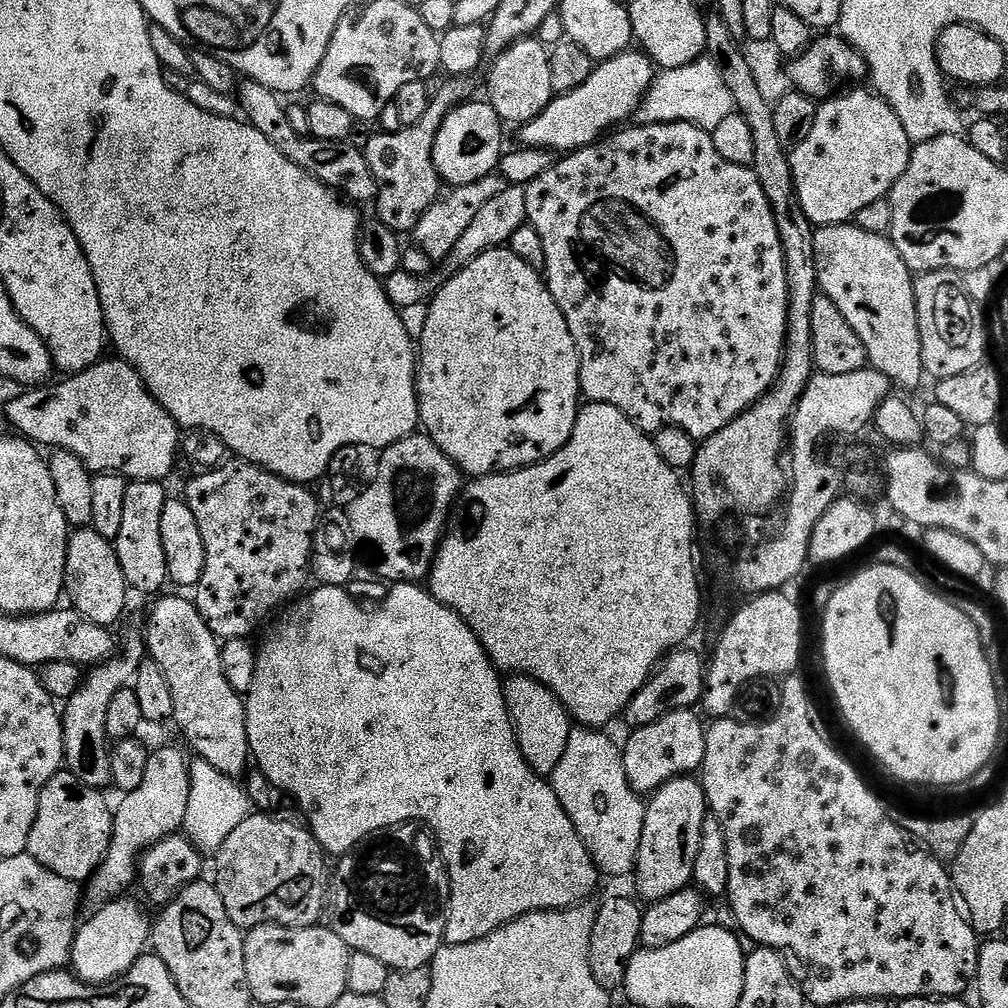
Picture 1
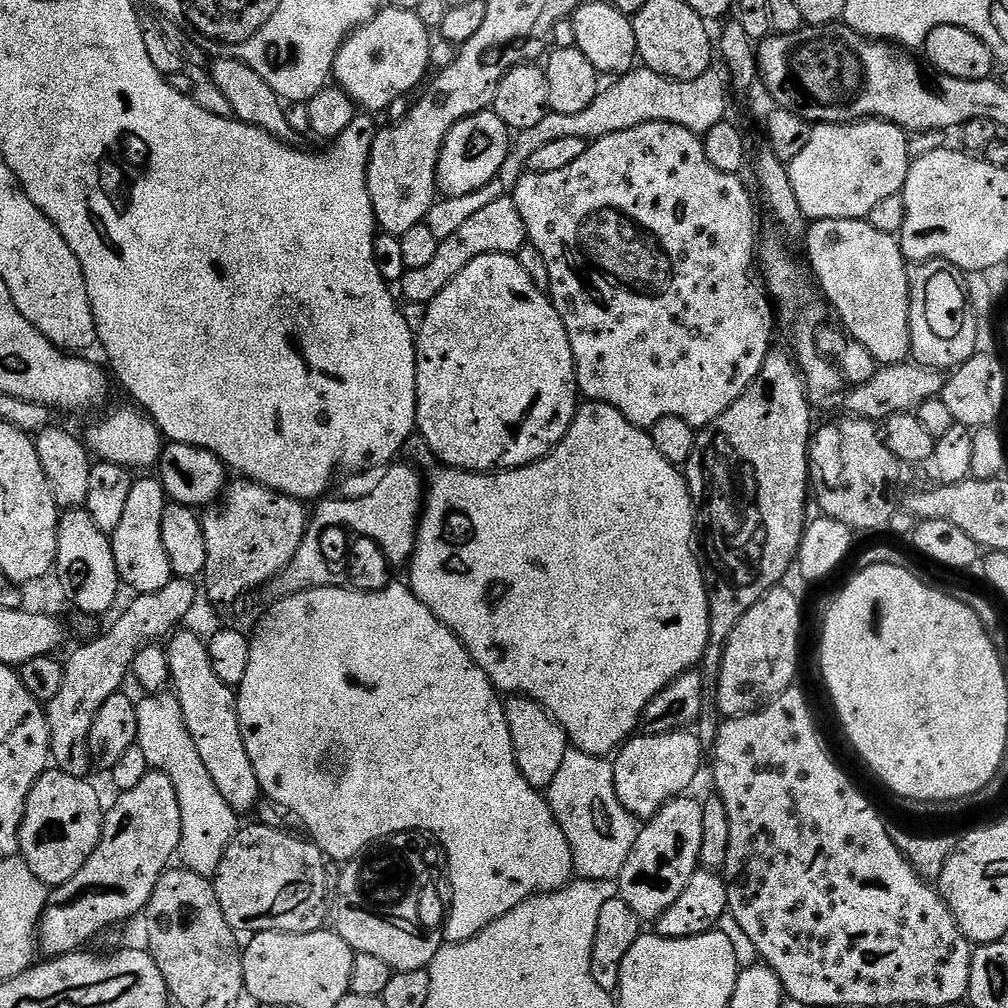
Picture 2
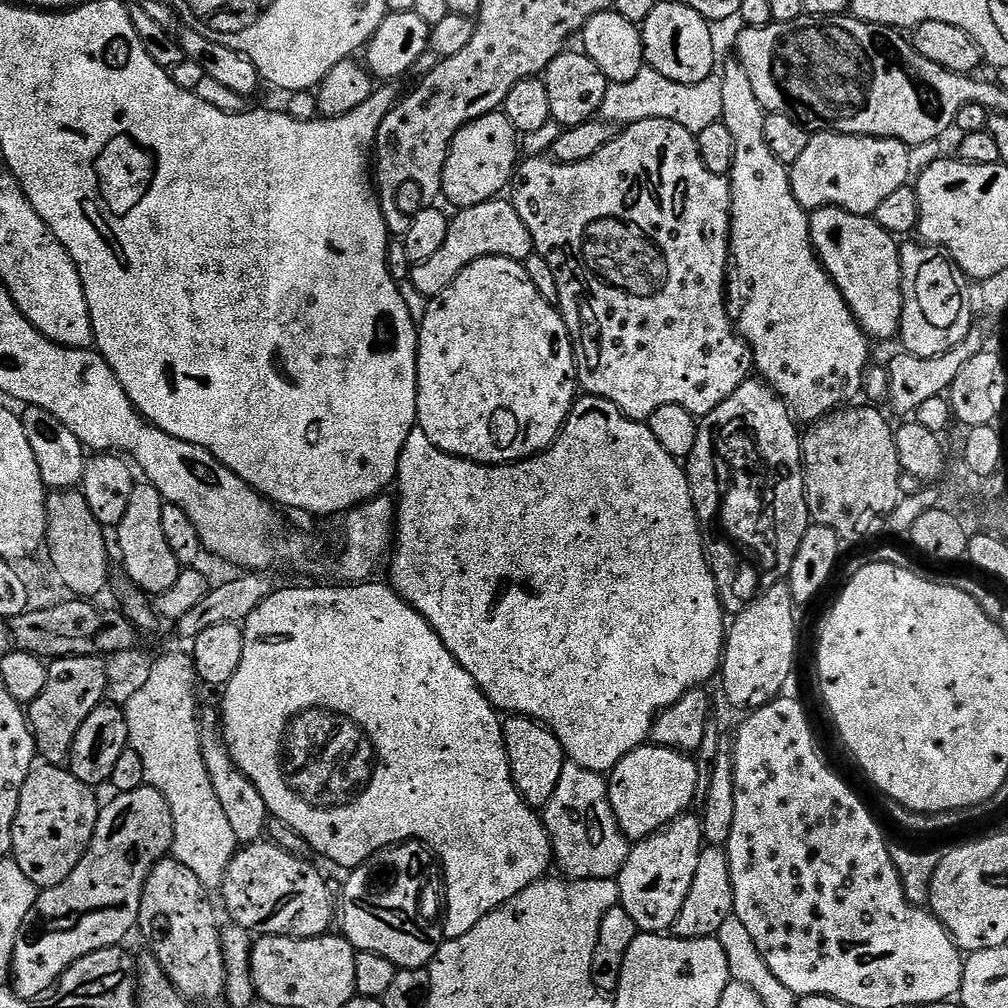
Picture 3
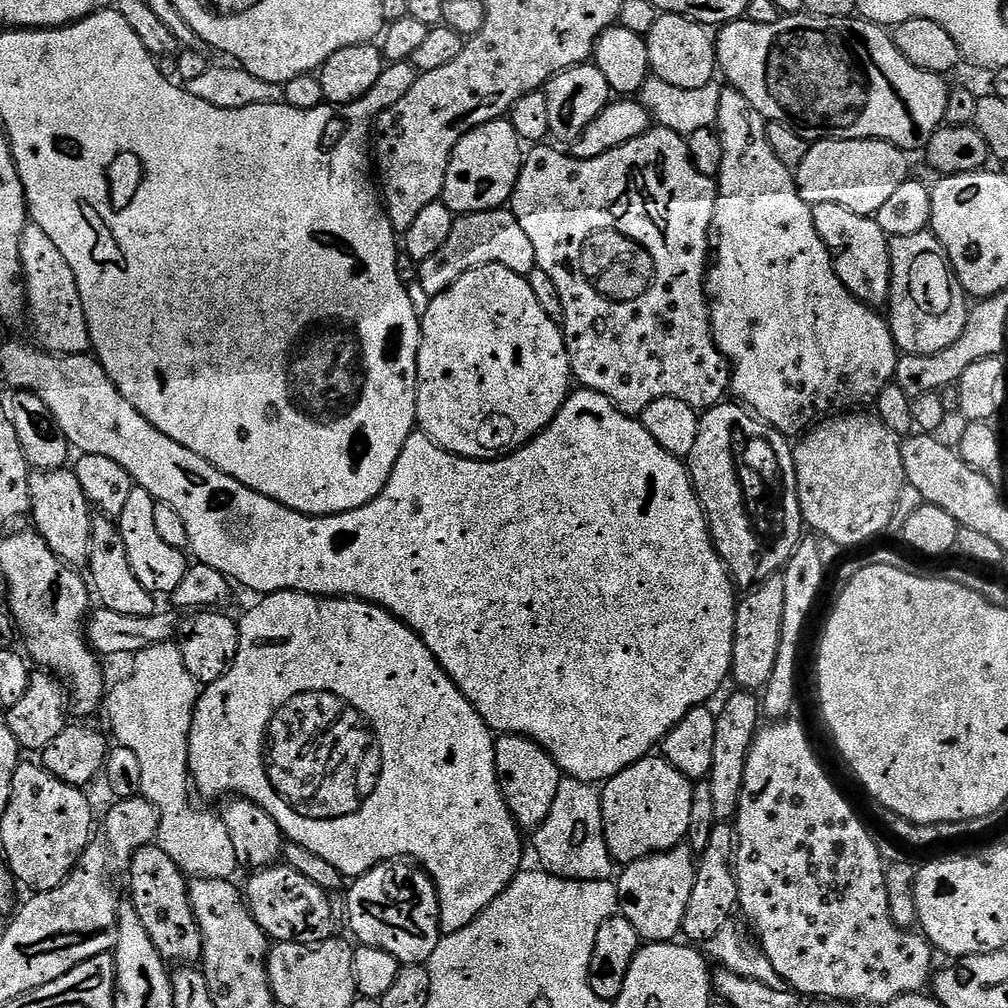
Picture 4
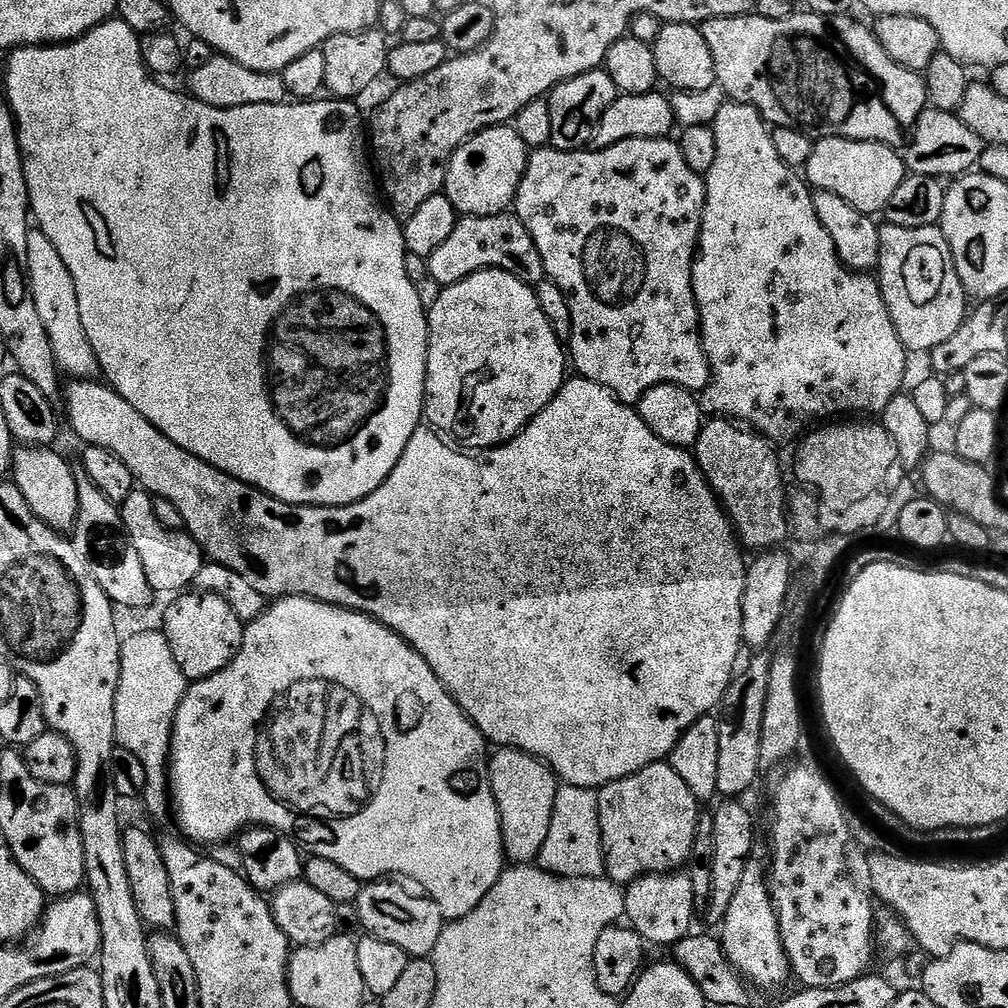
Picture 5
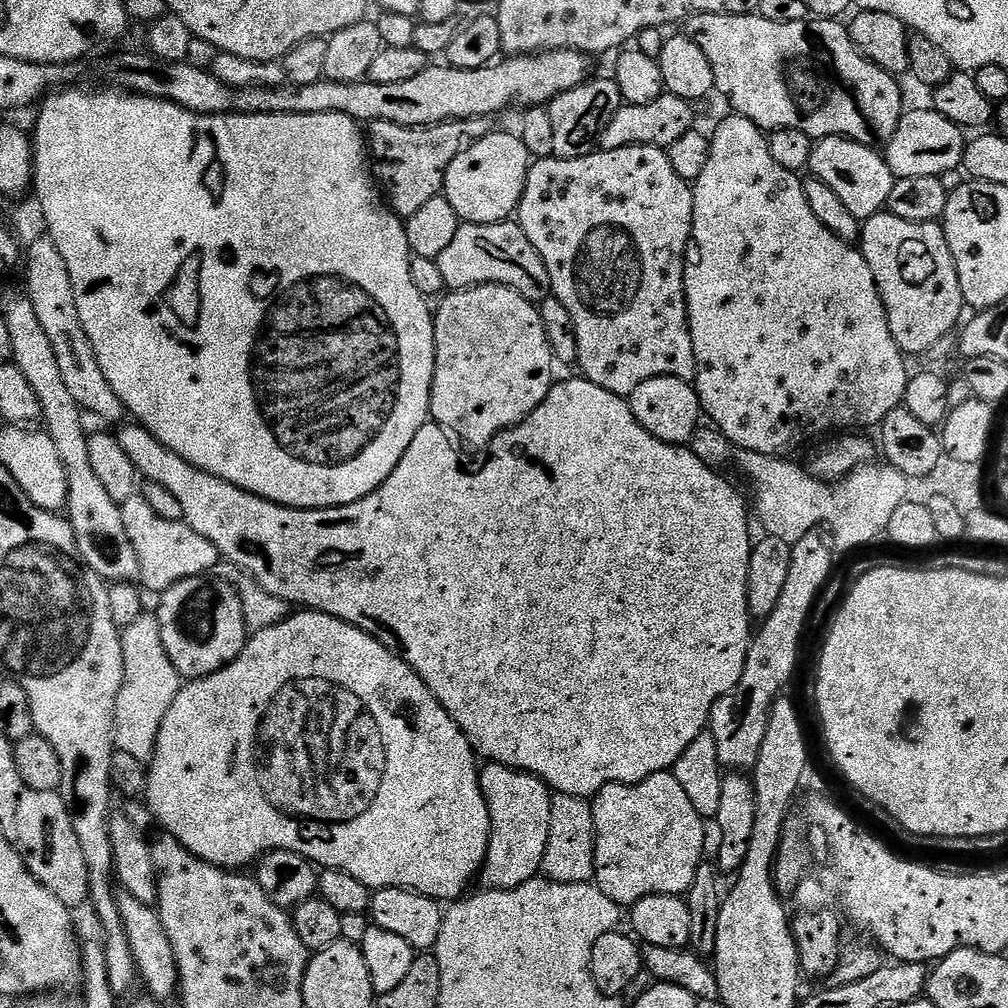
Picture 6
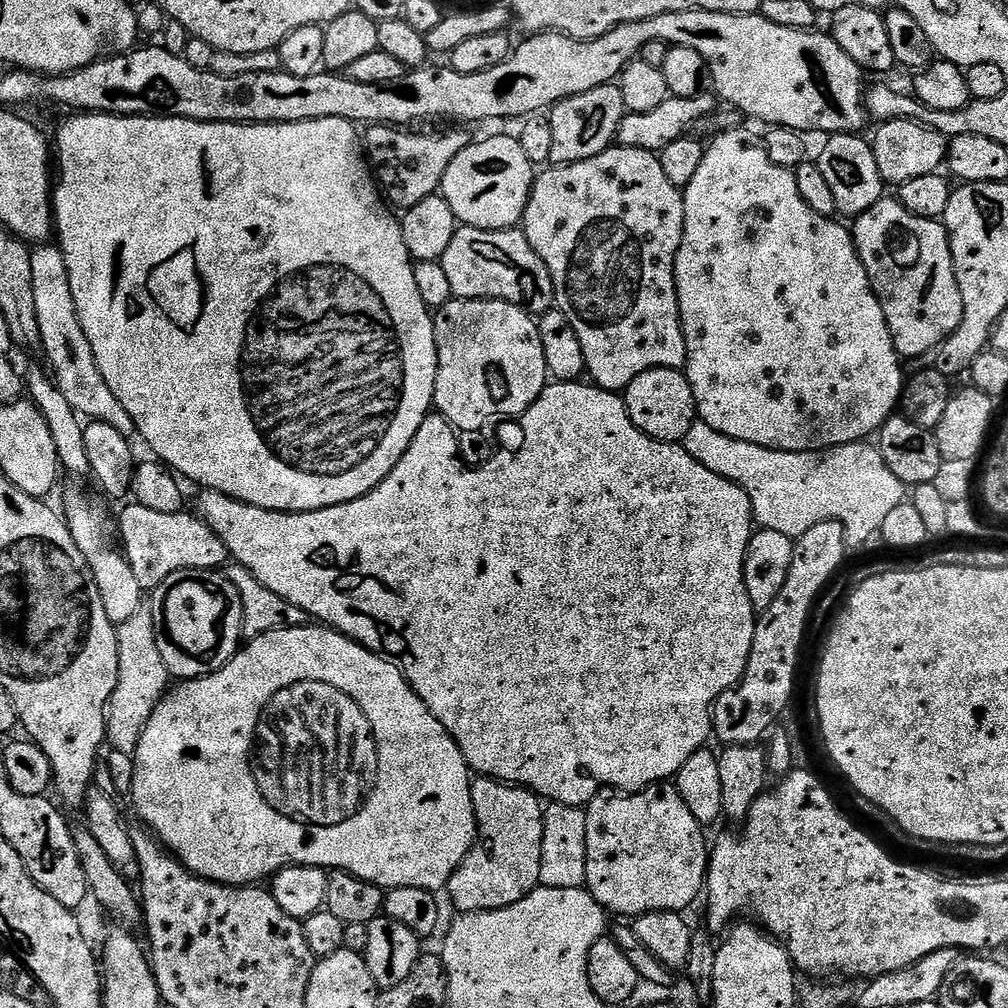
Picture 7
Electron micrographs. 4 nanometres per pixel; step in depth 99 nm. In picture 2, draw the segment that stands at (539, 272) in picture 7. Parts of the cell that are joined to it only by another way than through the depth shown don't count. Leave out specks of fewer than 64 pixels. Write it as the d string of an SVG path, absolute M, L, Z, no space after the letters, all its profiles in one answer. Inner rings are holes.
M507 195L500 196L492 200L490 206L482 206L482 210L478 210L478 214L474 214L474 218L467 220L459 230L454 230L450 238L442 240L438 246L438 254L434 254L434 258L430 258L426 266L407 269L398 282L398 292L399 288L401 292L399 295L404 295L412 304L426 306L431 300L438 298L438 294L442 294L442 290L446 290L452 279L462 274L462 270L470 266L474 258L495 252L519 253L520 247L527 240L528 231L524 229L522 214L518 214L515 199Z

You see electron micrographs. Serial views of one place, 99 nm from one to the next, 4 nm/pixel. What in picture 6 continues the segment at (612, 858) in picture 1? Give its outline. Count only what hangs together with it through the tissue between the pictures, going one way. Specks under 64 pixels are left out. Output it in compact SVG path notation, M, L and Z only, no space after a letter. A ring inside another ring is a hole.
M555 793L550 806L550 838L546 842L543 875L563 884L591 884L596 879L594 870L594 814L585 797Z

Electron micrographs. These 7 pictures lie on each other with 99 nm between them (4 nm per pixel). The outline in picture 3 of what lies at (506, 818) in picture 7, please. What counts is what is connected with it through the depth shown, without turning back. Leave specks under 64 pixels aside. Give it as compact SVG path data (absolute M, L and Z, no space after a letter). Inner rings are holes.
M509 715L503 721L503 726L504 745L508 747L508 765L512 780L530 807L543 810L554 794L554 786L558 786L558 778L562 778L562 770L566 763L564 747L548 729L547 724L532 720L528 716Z

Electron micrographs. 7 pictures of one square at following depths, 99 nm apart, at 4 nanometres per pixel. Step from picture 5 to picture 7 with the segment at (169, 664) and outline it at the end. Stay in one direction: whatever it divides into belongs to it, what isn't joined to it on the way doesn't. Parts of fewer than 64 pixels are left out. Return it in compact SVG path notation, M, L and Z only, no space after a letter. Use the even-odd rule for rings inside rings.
M140 611L134 618L130 618L130 622L119 625L116 637L120 669L118 686L108 702L106 740L117 752L135 753L142 738L142 730L146 722L150 722L150 714L154 714L158 702L170 687L170 677L166 670L166 662L162 662L162 654L154 638L152 618L147 611Z

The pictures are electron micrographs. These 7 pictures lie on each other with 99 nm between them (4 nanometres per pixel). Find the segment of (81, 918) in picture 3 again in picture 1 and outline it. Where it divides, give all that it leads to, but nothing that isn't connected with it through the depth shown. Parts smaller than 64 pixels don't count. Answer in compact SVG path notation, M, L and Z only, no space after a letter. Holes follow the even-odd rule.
M183 747L160 748L151 753L146 766L146 778L138 790L127 793L124 801L114 808L112 826L112 845L100 869L87 881L86 892L100 898L120 898L125 895L124 888L137 883L138 865L142 853L159 840L175 836L184 828L186 806L190 806L192 786L192 764L189 753Z

